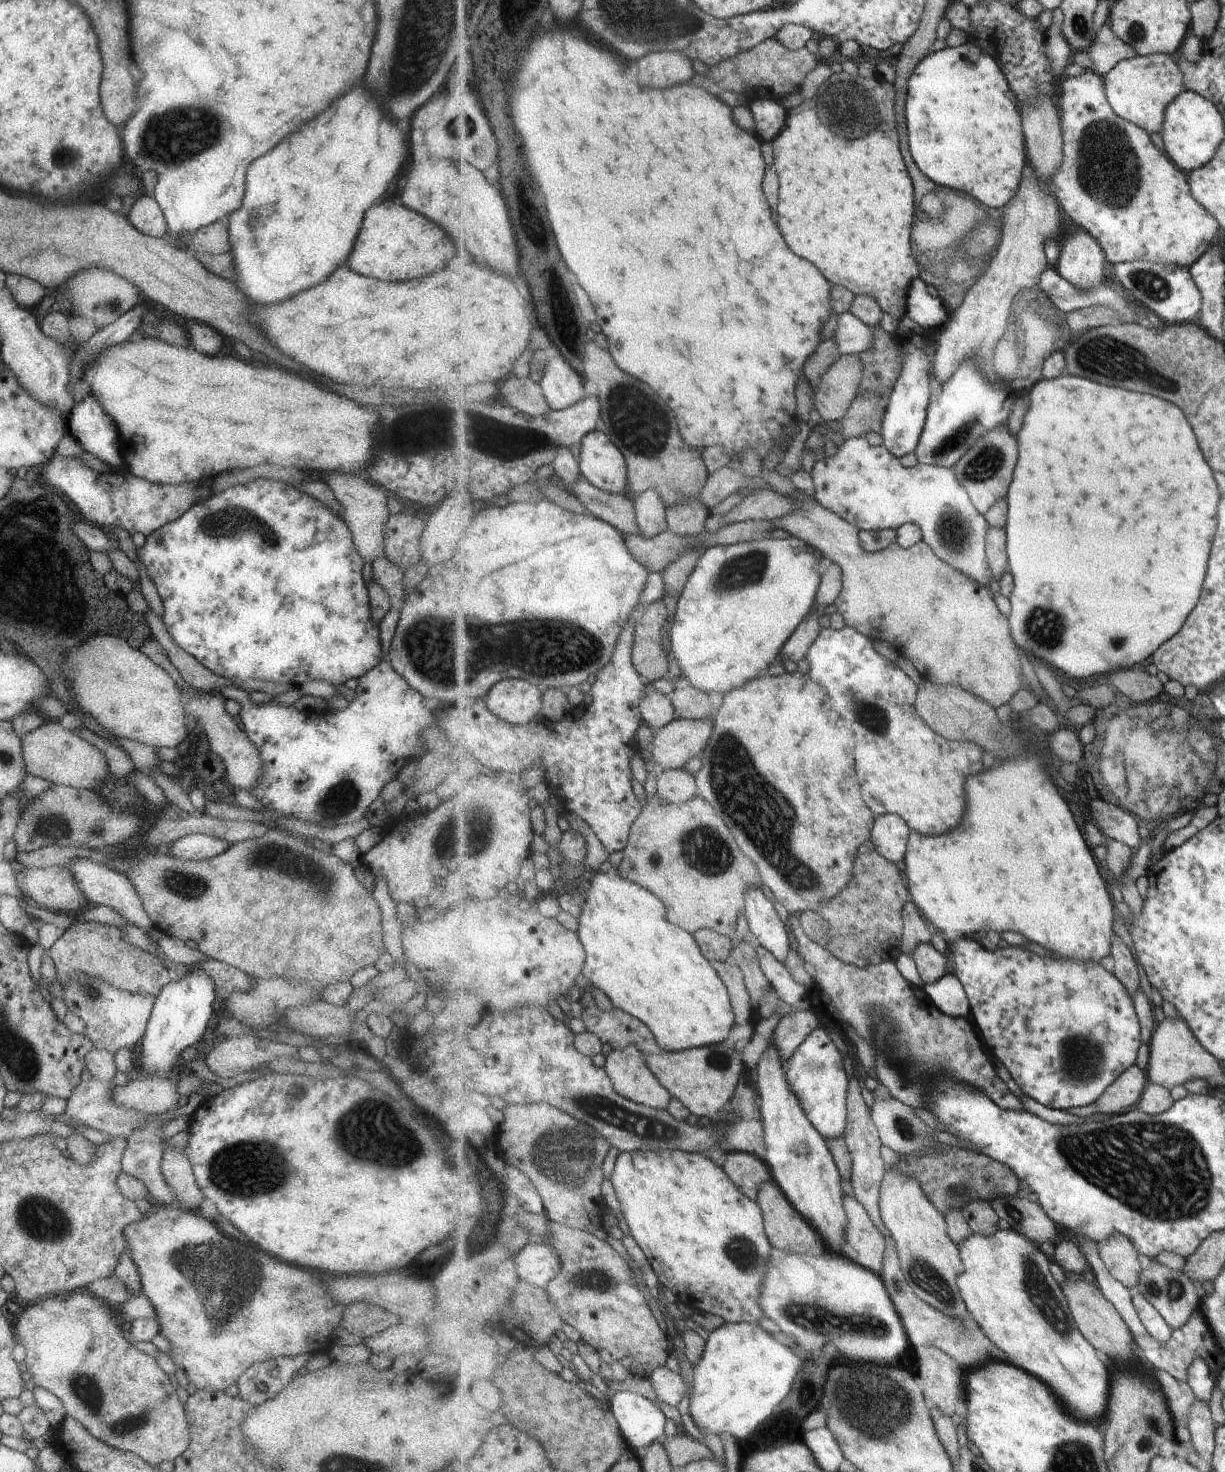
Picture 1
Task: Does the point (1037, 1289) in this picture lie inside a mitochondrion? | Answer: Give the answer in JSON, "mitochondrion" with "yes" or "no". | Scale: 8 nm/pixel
{"mitochondrion":"yes"}

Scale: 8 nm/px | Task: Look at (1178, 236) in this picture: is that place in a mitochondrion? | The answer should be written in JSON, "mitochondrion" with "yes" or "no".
{"mitochondrion":"no"}

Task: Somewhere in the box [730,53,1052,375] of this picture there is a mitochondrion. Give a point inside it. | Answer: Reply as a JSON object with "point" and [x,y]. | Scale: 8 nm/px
{"point":[844,112]}

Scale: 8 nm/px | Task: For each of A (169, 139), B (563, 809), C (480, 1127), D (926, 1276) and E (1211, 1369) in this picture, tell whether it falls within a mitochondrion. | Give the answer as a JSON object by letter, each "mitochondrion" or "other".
{"A":"mitochondrion","B":"other","C":"other","D":"mitochondrion","E":"other"}

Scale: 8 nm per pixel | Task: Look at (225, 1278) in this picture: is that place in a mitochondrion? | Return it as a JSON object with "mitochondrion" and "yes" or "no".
{"mitochondrion":"yes"}

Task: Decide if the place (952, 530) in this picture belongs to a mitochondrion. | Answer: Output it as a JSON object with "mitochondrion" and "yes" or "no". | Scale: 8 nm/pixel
{"mitochondrion":"yes"}

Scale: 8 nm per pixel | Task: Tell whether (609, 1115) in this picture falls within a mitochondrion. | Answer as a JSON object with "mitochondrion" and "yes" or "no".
{"mitochondrion":"yes"}

